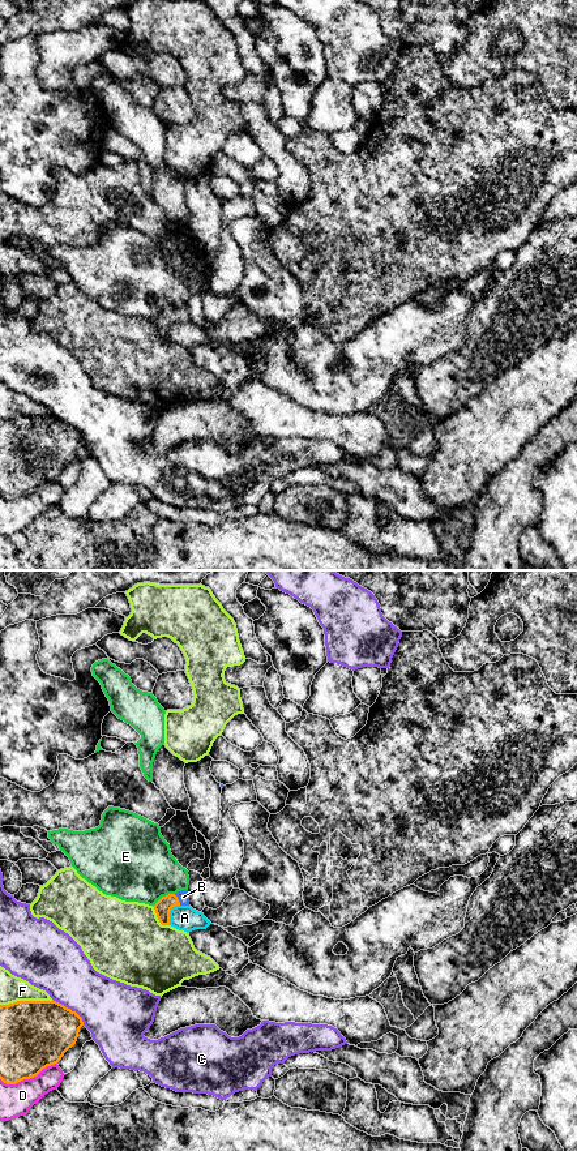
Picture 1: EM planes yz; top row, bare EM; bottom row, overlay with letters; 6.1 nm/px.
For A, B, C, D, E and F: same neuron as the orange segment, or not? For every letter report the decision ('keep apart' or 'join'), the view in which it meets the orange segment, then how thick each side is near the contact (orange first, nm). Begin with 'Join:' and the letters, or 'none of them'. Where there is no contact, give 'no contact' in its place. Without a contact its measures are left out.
Join: B
A: keep apart | yz | 100/160 nm
B: join | yz | 100/70 nm
C: keep apart | yz | 400/360 nm
D: keep apart | yz | 400/200 nm
E: keep apart | yz | 100/440 nm
F: keep apart | yz | 420/160 nm

